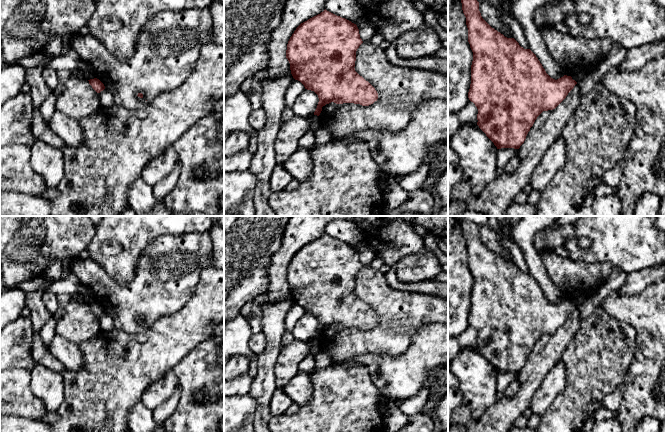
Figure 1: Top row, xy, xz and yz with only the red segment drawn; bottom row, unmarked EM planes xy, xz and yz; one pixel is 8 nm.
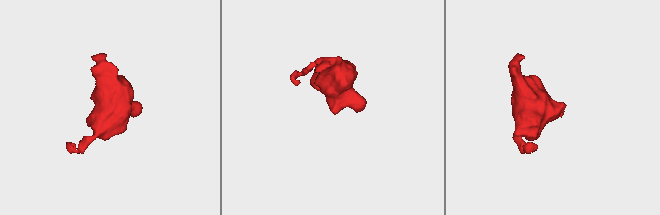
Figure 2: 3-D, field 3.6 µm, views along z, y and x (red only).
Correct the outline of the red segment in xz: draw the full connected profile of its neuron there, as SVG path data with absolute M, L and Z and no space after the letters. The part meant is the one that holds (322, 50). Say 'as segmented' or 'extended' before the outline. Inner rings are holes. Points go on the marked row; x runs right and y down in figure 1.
as segmented | M326 9L296 28L288 41L286 58L293 78L300 81L305 89L318 95L319 102L314 115L319 116L322 107L331 102L369 106L377 101L375 88L354 68L356 51L362 43L356 24Z

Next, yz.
as segmented | M461 0L461 3L468 28L468 42L473 52L468 98L478 109L477 125L497 149L519 149L537 117L543 111L555 109L566 98L577 82L567 75L557 80L551 78L530 49L521 47L514 38L505 37L482 18L477 0Z

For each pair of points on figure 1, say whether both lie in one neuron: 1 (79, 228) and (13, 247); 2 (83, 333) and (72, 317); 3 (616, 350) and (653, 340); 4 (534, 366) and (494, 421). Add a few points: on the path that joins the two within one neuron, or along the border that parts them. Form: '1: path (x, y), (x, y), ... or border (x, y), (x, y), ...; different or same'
1: path (63, 228), (32, 228), (29, 231); same
2: path (83, 329), (76, 321); same
3: border (629, 323), (635, 331), (635, 352), (627, 367); different
4: path (530, 380), (526, 391), (508, 409); same

